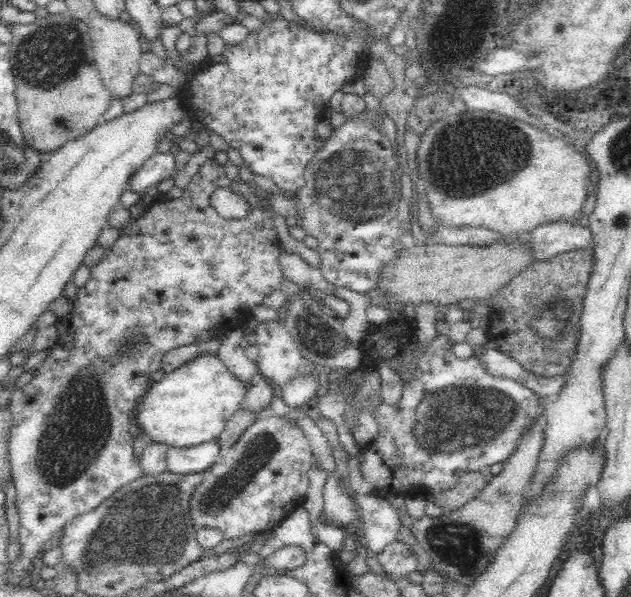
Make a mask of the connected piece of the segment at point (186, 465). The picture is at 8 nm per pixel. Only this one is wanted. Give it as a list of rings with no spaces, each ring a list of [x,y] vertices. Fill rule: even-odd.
[[[218,439],[184,448],[170,446],[166,455],[167,470],[174,474],[203,472],[220,459],[221,453],[222,448],[218,445]]]

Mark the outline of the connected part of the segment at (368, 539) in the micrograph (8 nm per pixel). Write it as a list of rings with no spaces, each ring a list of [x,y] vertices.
[[[356,493],[354,501],[362,510],[360,535],[369,553],[378,554],[397,541],[402,527],[400,512],[386,498]]]

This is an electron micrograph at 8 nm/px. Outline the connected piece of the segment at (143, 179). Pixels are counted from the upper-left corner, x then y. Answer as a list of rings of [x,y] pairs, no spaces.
[[[160,153],[148,158],[146,164],[131,176],[129,190],[142,196],[146,191],[151,192],[152,186],[161,180],[172,178],[176,174],[175,154]]]

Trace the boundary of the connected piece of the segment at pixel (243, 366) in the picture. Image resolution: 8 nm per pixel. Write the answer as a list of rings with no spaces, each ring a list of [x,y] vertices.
[[[242,329],[227,331],[224,339],[220,340],[221,345],[216,354],[227,369],[249,388],[259,377],[259,368],[244,353],[245,348],[241,345],[244,336]]]

